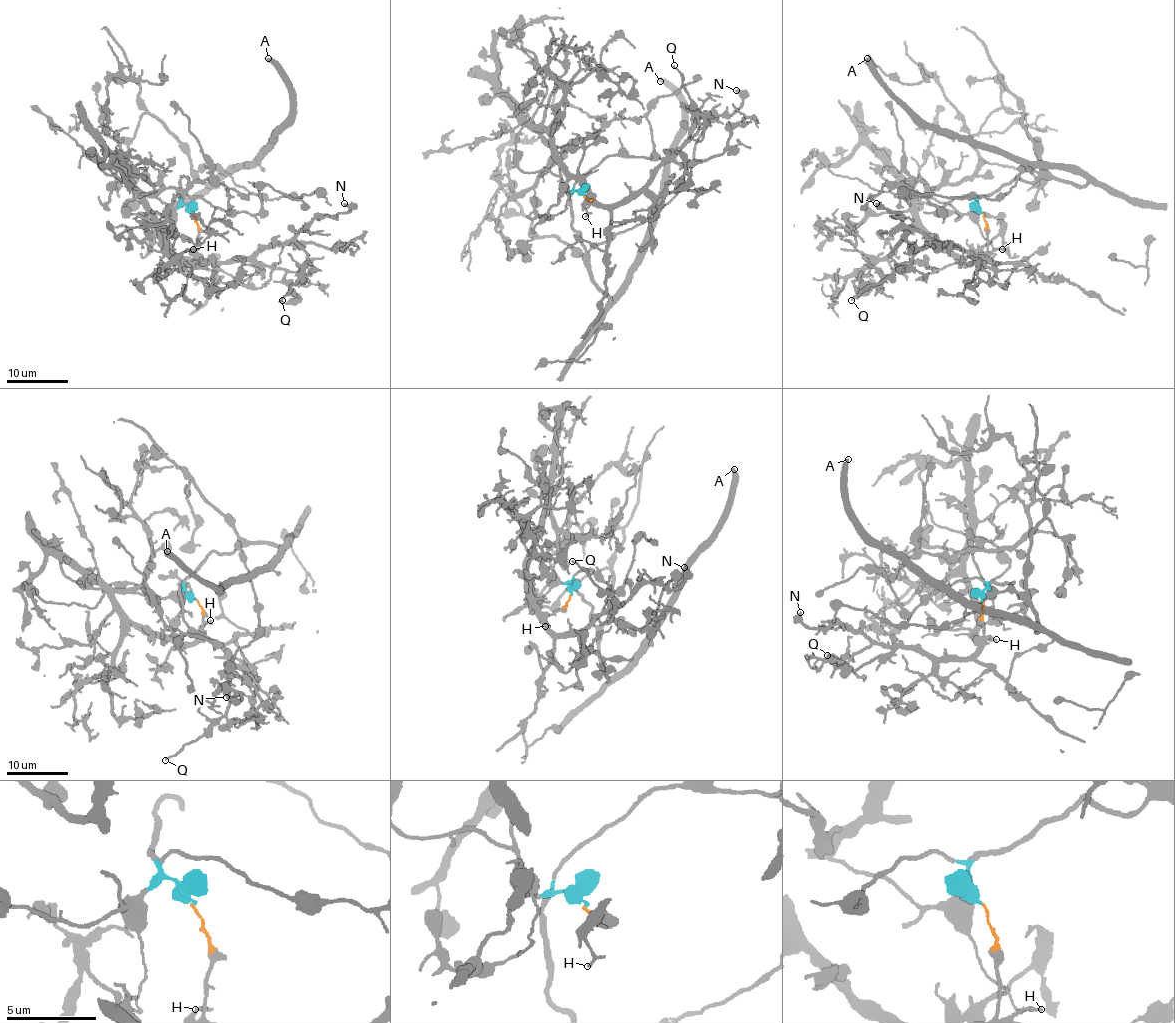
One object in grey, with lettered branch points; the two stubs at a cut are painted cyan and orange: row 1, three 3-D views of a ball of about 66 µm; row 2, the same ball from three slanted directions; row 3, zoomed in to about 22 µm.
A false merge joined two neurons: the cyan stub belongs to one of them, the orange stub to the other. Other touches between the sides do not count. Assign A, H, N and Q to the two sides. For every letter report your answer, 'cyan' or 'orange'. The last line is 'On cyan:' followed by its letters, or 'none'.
A: cyan
H: orange
N: orange
Q: orange
On cyan: A

